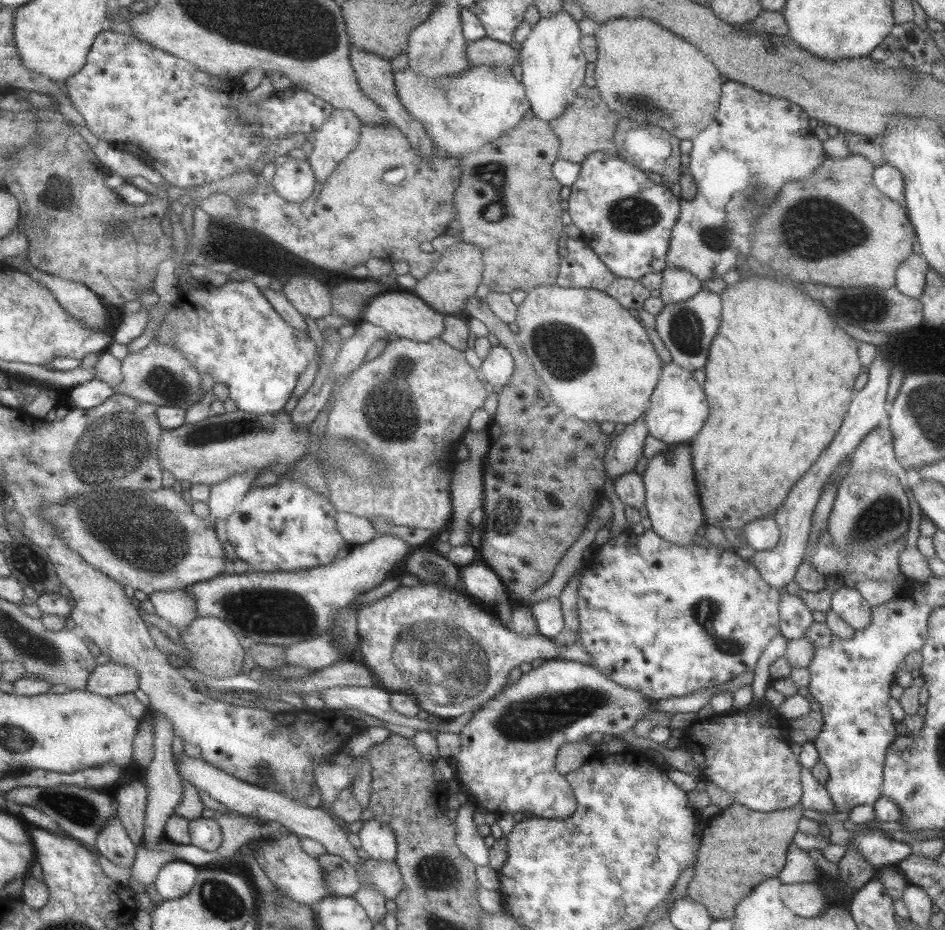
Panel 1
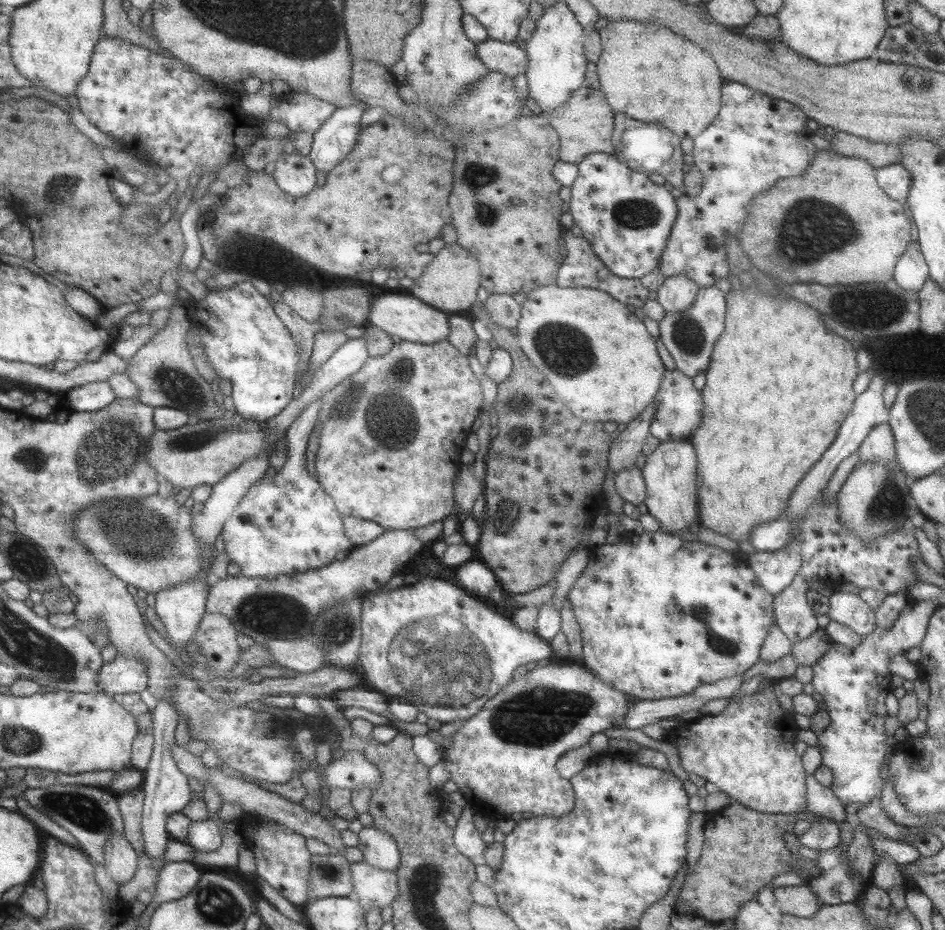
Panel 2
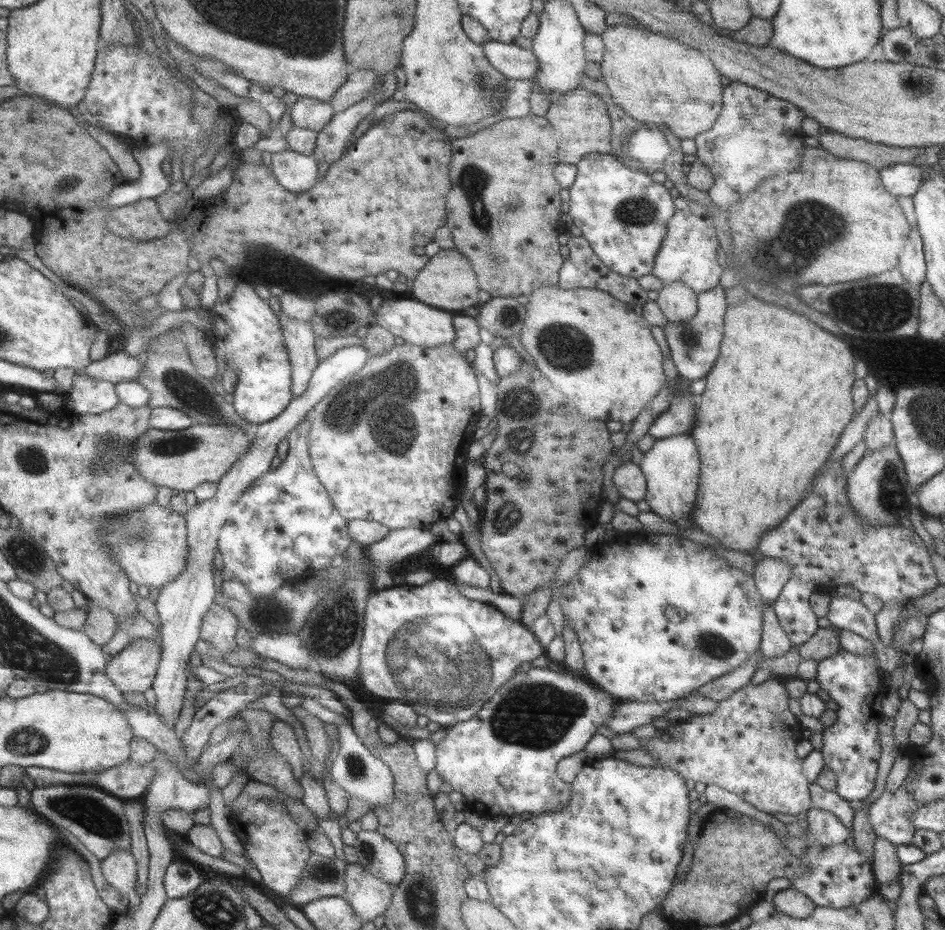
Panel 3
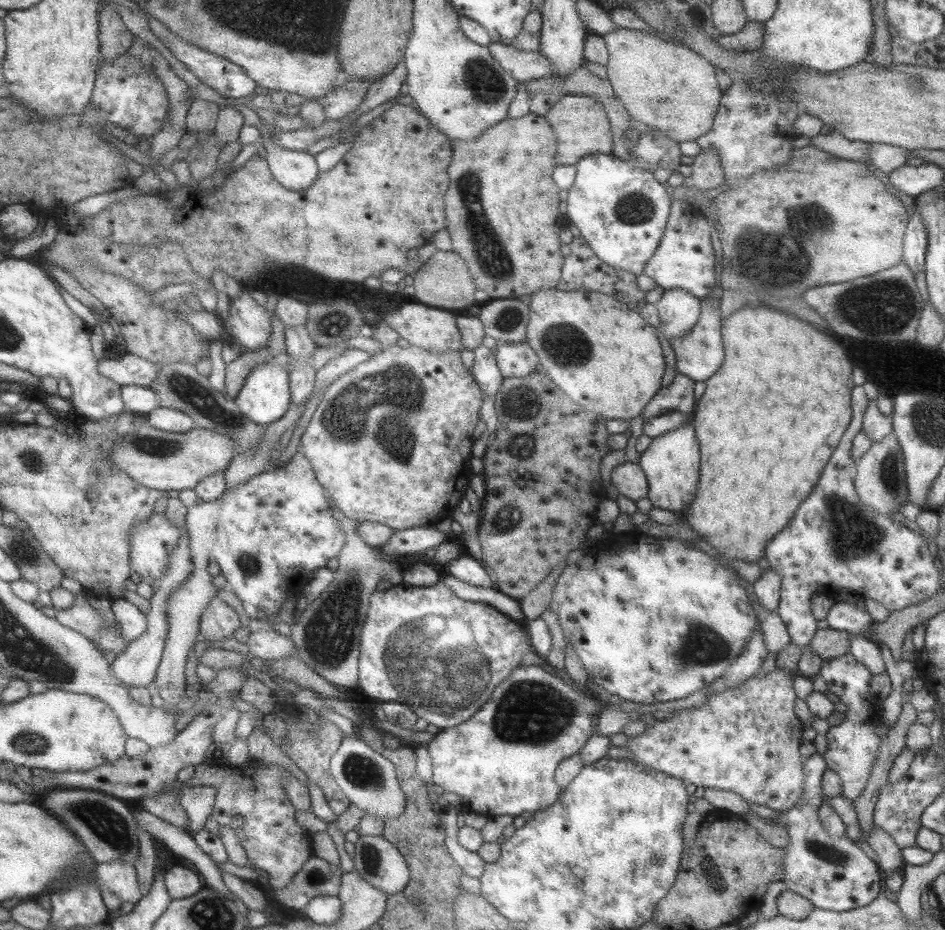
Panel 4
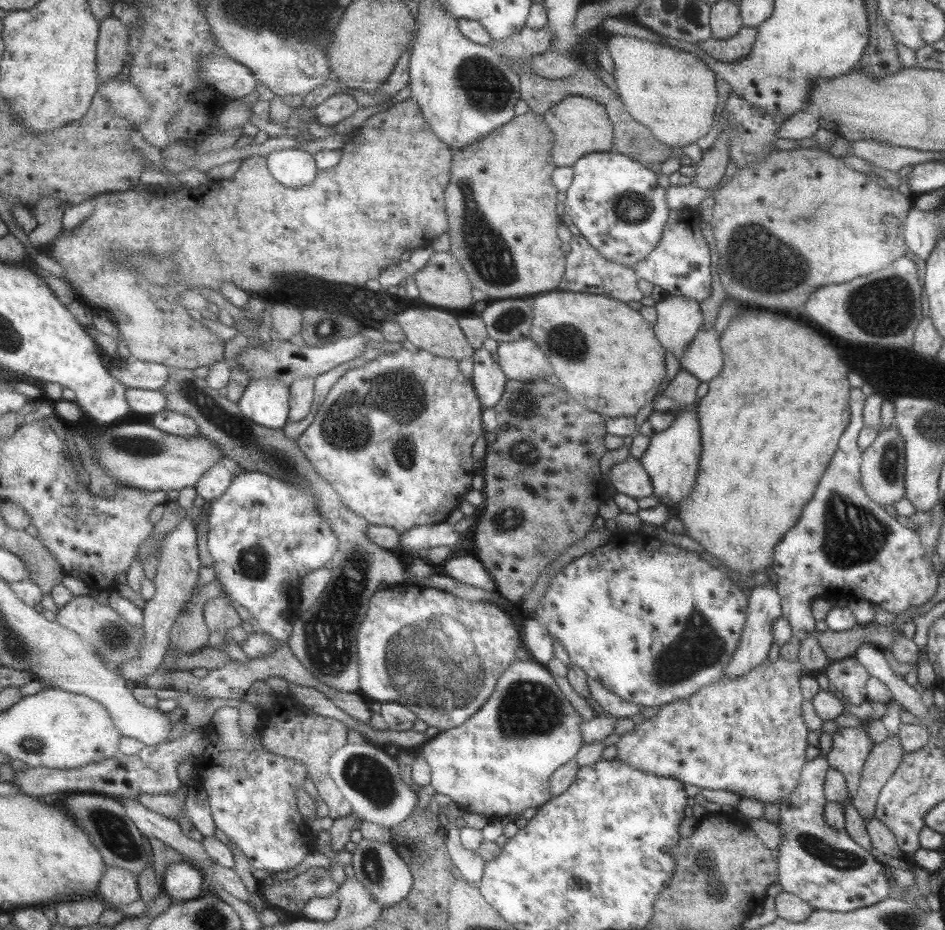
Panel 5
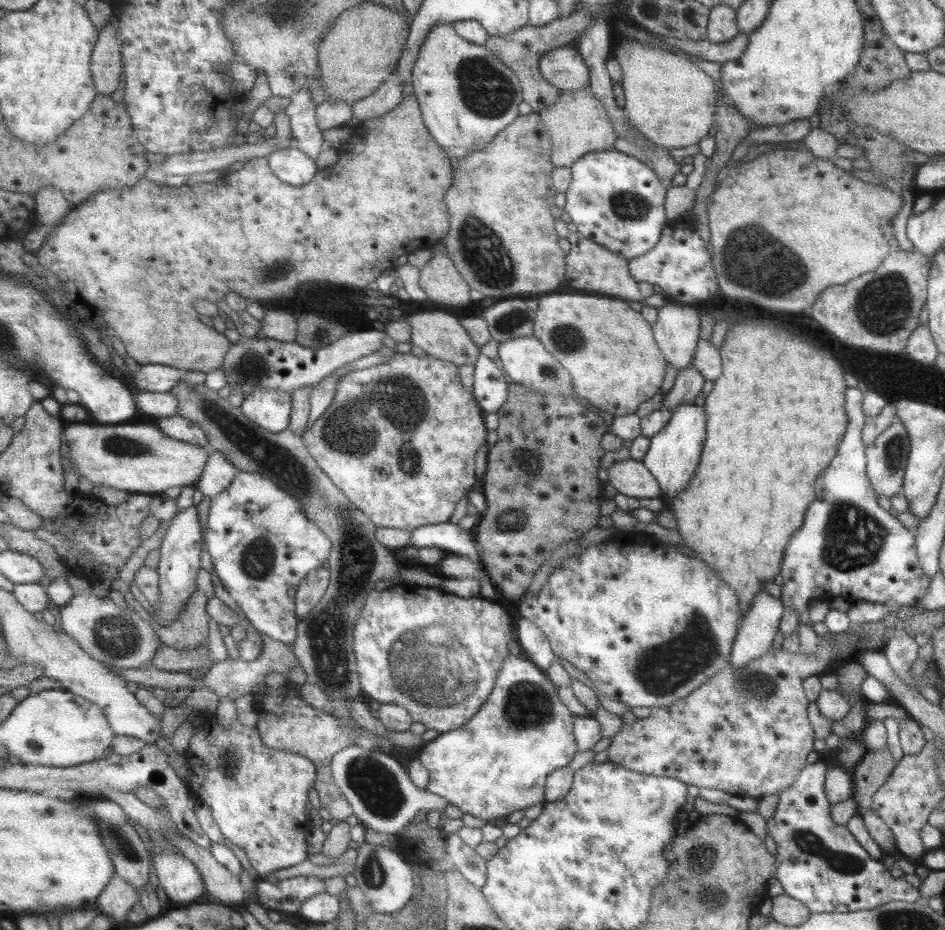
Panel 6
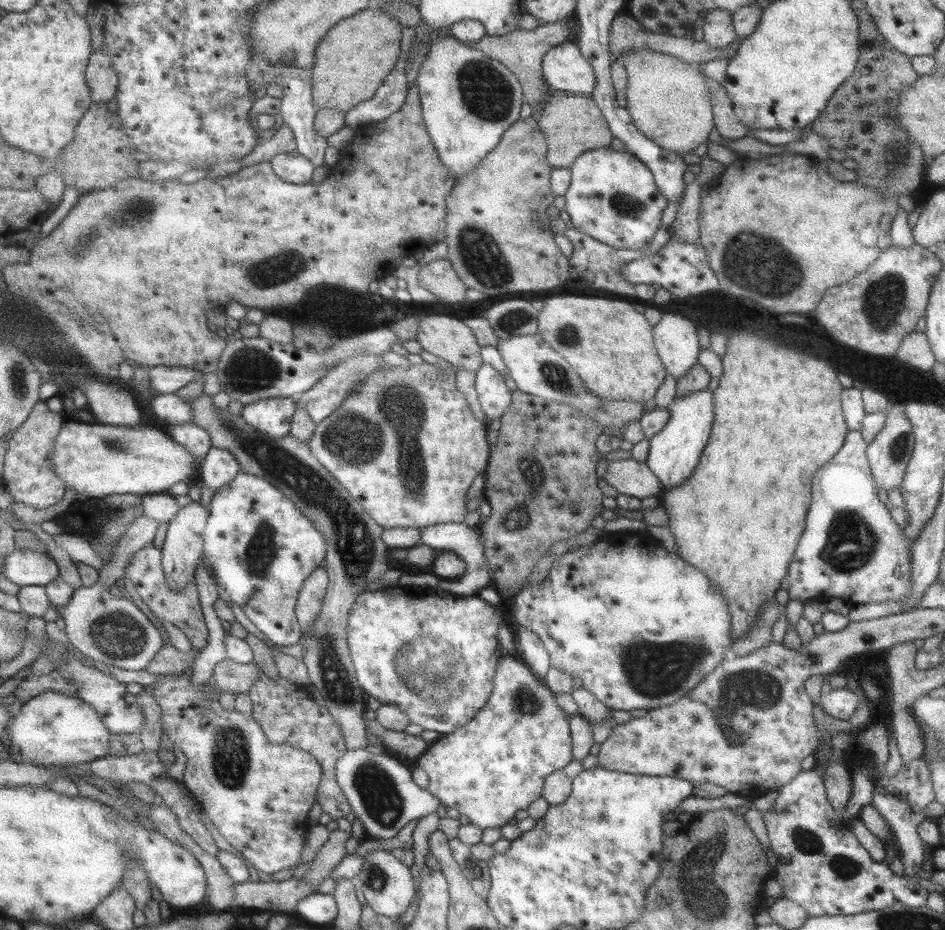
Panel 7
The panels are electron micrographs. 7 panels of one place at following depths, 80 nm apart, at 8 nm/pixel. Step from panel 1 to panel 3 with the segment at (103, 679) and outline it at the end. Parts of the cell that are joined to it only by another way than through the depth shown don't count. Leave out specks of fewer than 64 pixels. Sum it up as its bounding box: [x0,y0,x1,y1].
[107,638,161,693]

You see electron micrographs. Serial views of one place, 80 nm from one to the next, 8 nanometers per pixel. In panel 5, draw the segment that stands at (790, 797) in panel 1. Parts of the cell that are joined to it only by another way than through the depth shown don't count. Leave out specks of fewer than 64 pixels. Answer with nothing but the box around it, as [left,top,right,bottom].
[614,658,810,804]

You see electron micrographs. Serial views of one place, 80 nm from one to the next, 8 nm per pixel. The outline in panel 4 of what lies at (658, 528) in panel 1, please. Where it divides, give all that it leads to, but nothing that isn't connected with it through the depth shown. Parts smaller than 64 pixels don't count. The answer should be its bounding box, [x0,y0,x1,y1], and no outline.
[638,418,700,513]

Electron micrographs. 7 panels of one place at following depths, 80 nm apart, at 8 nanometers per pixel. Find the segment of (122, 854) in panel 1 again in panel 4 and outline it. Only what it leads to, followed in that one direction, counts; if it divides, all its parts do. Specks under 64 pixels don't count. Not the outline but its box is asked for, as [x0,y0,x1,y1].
[96,859,142,906]

